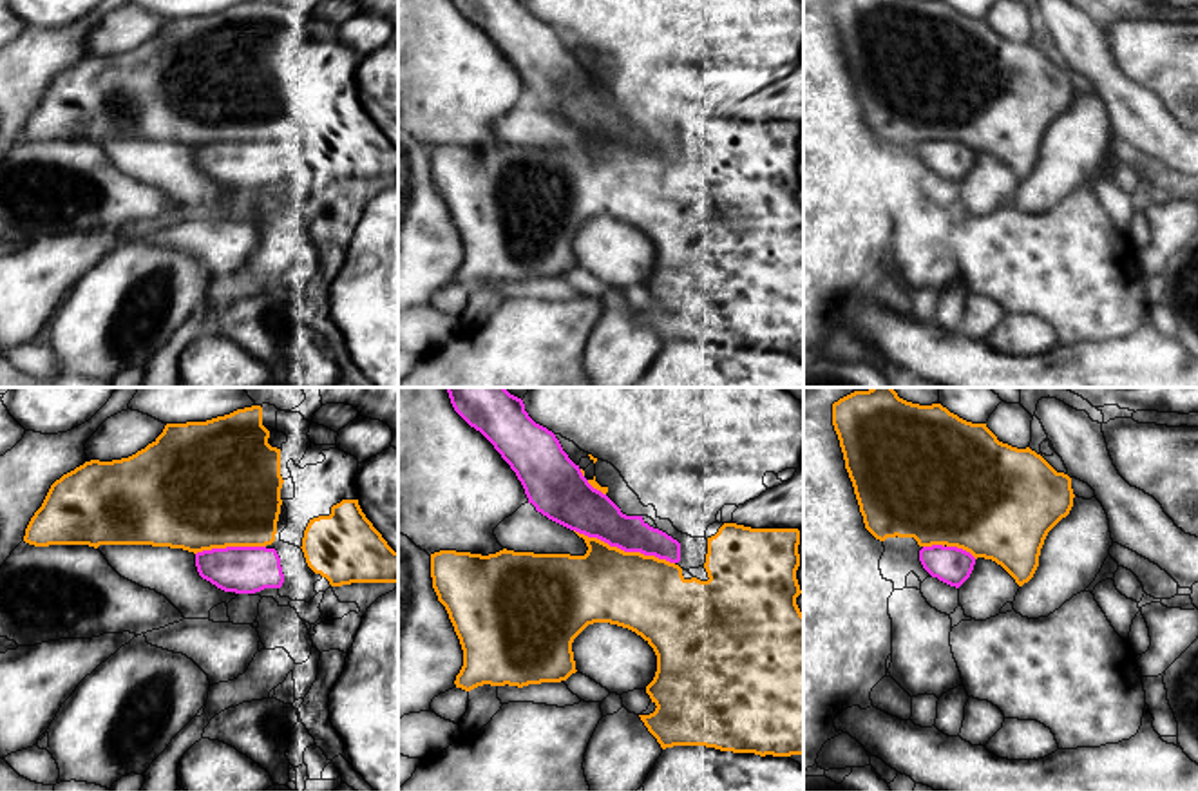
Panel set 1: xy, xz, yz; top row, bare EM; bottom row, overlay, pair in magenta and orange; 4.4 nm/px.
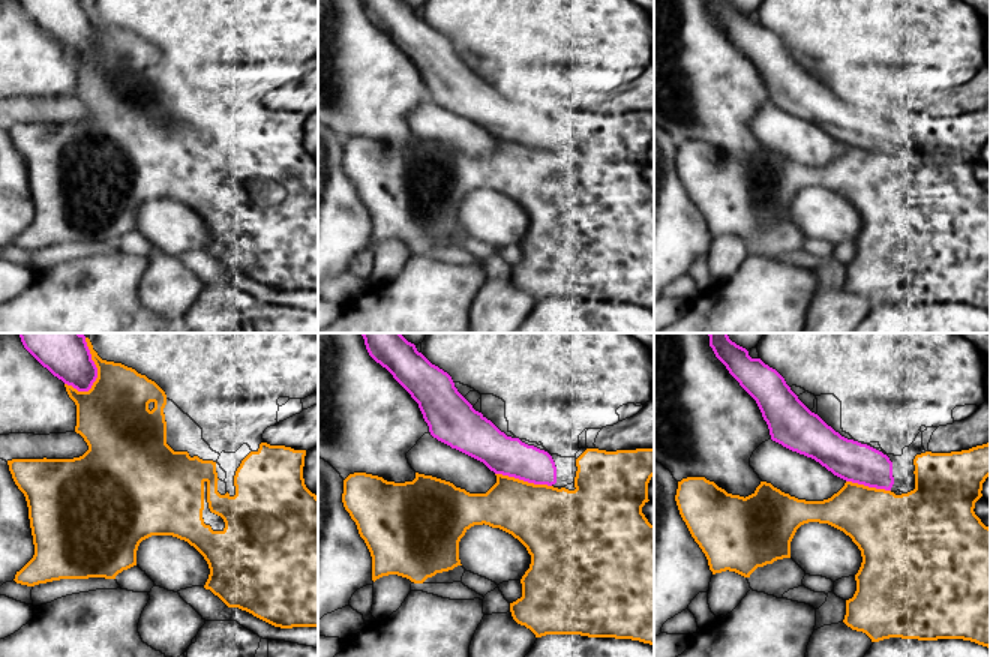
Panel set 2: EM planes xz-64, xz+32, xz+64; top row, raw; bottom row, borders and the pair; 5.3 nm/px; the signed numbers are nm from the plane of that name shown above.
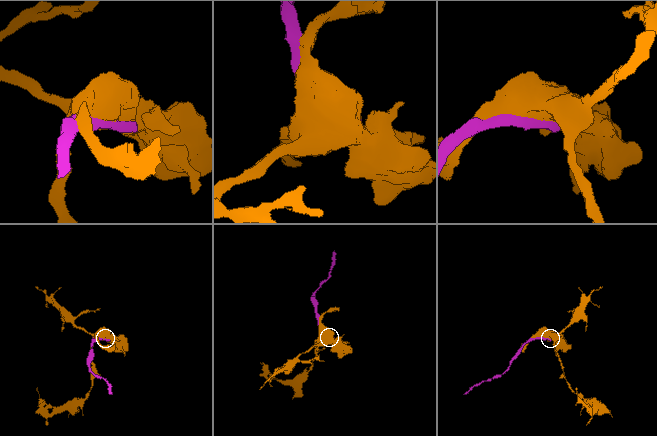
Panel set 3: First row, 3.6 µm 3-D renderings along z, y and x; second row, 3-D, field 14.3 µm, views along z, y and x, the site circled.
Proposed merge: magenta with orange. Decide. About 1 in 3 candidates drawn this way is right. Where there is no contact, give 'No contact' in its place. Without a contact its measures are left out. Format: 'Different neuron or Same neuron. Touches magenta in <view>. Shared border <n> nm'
Different neuron. Touches magenta in xz. Shared border 480 nm

